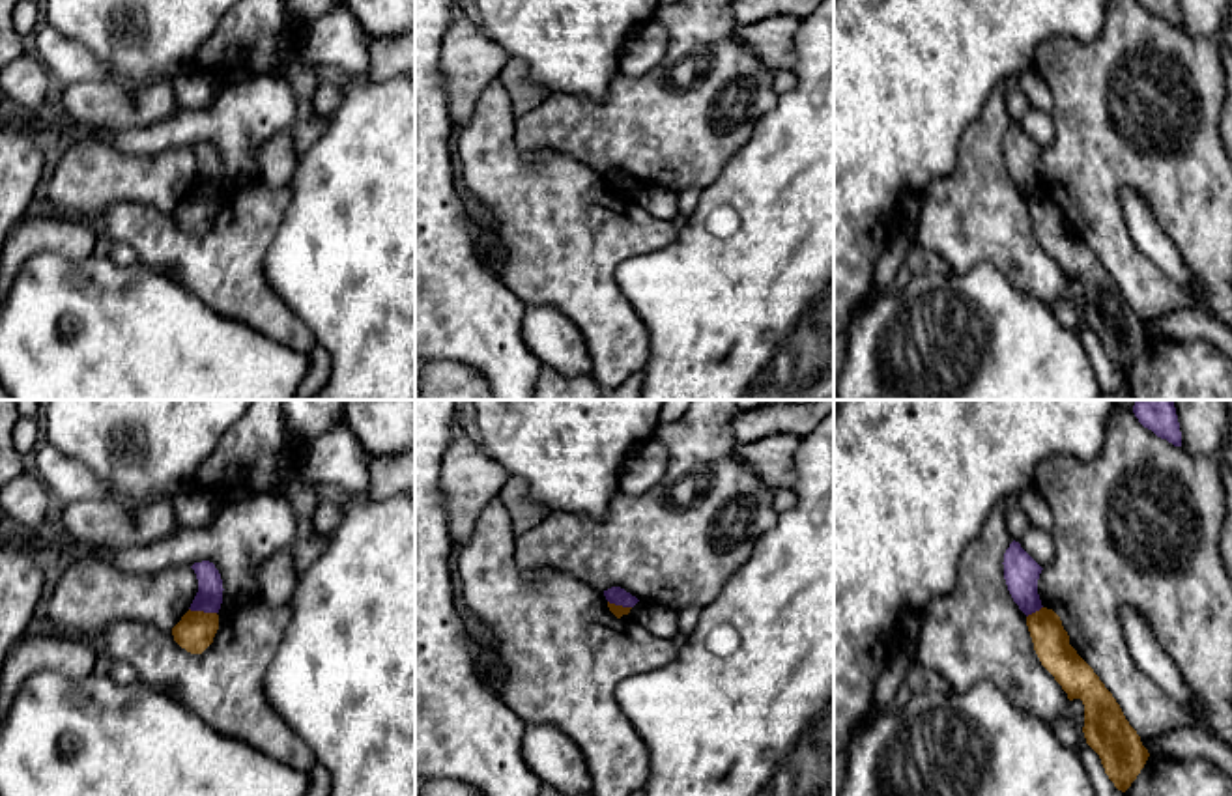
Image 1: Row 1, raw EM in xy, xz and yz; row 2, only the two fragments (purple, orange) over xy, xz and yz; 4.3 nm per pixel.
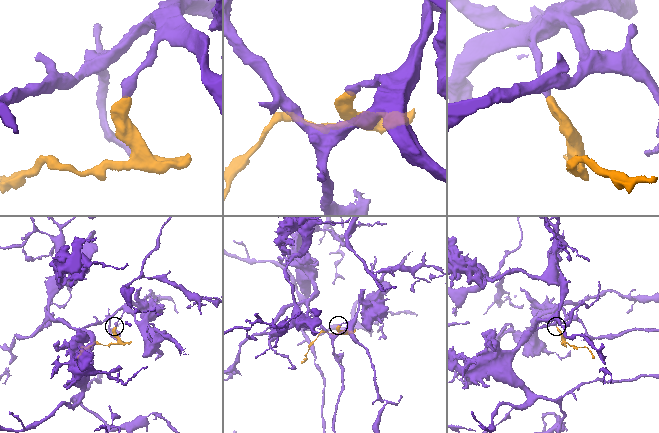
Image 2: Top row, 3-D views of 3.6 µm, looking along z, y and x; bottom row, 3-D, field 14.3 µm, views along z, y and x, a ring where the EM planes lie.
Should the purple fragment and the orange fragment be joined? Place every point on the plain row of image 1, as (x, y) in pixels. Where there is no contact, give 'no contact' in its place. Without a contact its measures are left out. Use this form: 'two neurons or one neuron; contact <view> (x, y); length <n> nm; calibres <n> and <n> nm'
two neurons; contact xy (202, 191); length 120 nm; calibres 120 and 170 nm

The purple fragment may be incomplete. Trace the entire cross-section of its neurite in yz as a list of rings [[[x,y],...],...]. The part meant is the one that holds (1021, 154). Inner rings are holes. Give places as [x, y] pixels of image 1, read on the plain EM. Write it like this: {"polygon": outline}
{"polygon": [[[1015,121],[1006,131],[1002,146],[1008,172],[1019,191],[1026,198],[1039,192],[1043,187],[1038,176],[1038,161],[1043,149]]]}

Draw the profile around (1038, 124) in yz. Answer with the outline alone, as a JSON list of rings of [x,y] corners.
[[[1030,108],[1019,125],[1041,149],[1049,149],[1053,146],[1054,121],[1051,112]]]

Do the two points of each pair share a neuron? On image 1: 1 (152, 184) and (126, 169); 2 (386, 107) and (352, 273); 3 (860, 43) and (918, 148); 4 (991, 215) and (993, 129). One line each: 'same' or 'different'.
1: same
2: same
3: same
4: same

